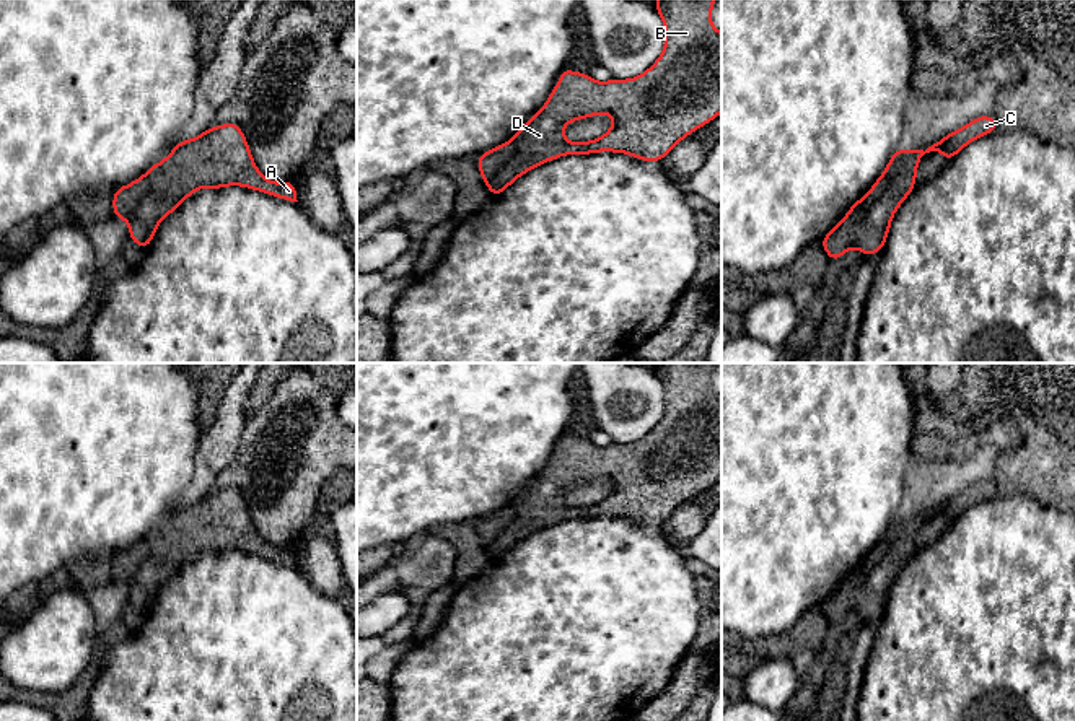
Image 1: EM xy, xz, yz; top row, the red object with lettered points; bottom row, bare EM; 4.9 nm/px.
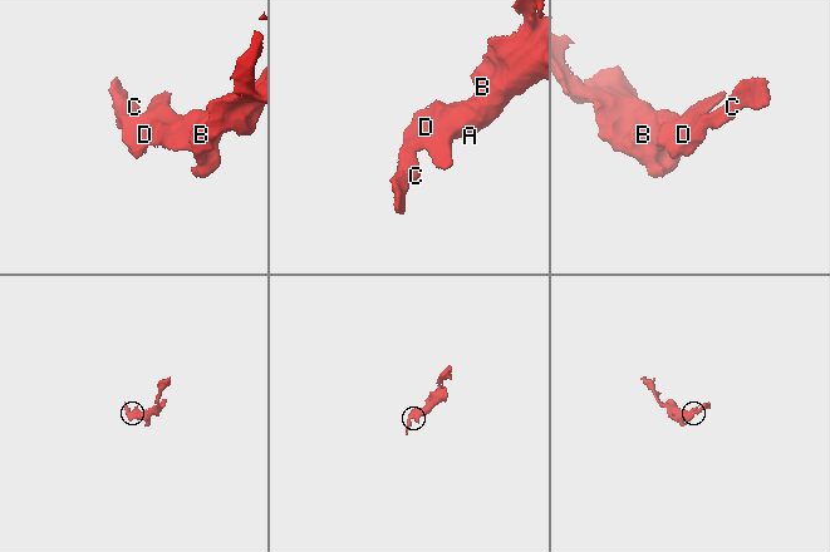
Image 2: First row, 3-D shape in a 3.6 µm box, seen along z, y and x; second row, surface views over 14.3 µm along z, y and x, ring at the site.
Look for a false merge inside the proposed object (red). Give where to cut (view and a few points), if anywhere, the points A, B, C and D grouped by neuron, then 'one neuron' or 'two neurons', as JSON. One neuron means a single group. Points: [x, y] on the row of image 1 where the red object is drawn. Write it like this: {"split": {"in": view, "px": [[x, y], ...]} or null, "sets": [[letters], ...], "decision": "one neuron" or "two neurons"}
{"split": null, "sets": [["A", "B", "C", "D"]], "decision": "one neuron"}

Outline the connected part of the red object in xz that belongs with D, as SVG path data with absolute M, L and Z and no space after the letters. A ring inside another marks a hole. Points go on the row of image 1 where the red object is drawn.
M656 0L655 10L665 24L665 49L655 63L630 80L612 78L596 81L588 73L562 70L559 83L547 101L510 142L477 156L482 181L492 197L500 195L520 176L565 155L593 155L599 151L625 153L642 161L661 161L673 148L697 129L712 122L722 112L722 33L712 26L715 0ZM599 114L611 114L614 124L599 138L590 142L567 142L564 129L568 122Z

